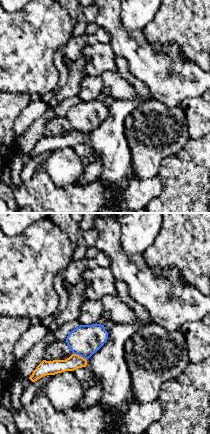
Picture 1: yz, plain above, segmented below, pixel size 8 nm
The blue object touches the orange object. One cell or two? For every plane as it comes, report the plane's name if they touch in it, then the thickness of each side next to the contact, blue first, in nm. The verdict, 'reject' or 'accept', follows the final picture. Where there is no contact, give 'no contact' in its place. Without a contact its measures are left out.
yz | 240/120 nm

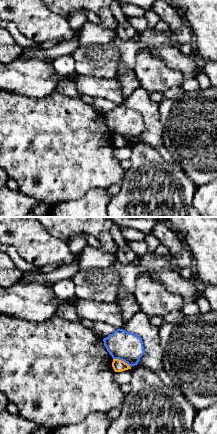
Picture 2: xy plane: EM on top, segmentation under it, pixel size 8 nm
xy | 240/100 nm

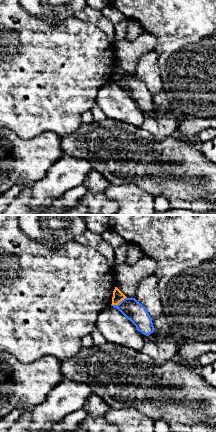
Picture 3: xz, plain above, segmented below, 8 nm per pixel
xz | 160/90 nm

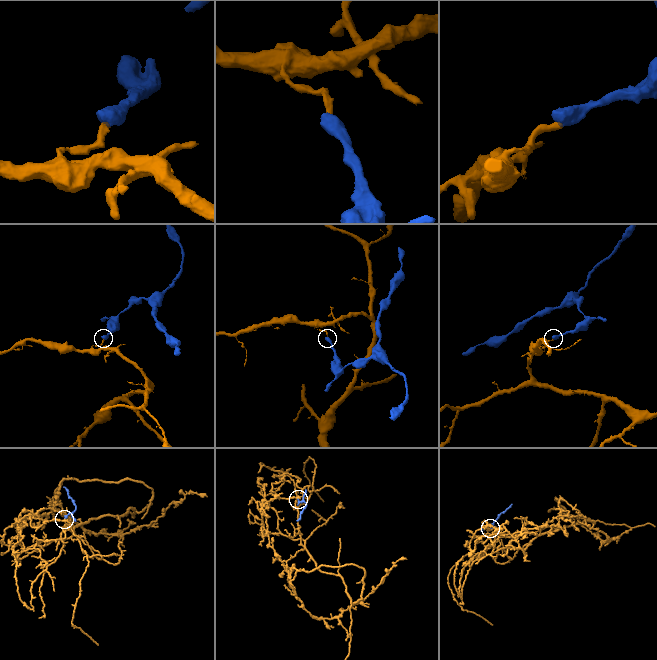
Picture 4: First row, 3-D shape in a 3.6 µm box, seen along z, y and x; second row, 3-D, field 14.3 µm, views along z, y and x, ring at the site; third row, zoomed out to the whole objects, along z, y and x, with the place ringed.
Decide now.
reject

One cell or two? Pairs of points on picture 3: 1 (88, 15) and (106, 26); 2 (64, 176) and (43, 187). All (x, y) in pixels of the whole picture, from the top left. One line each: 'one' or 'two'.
1: one
2: one

